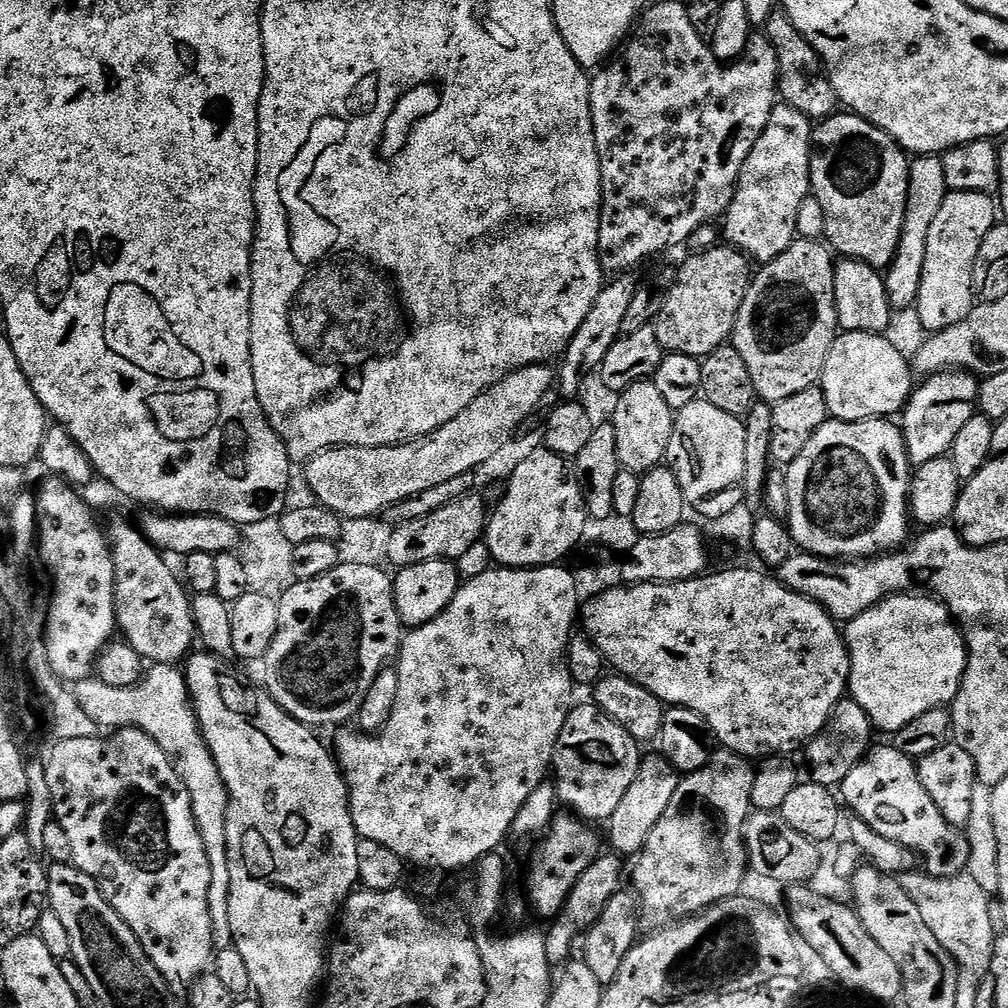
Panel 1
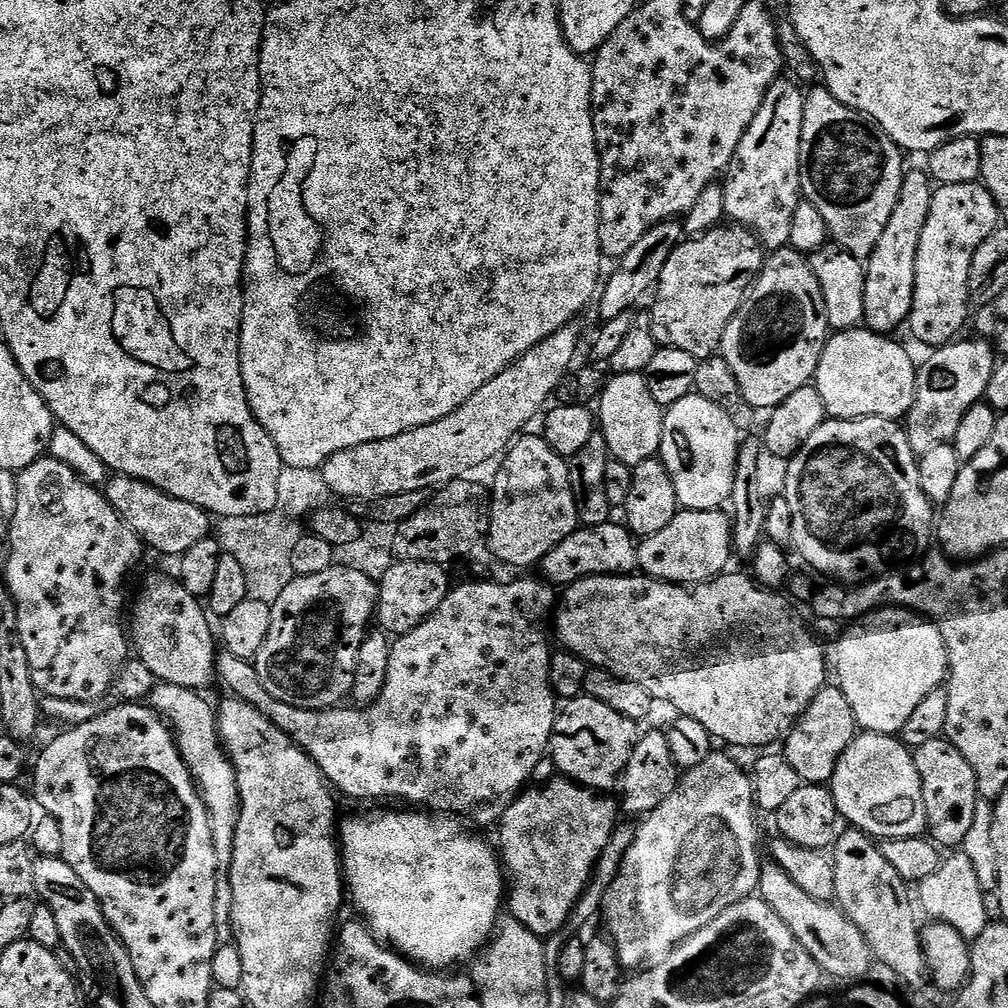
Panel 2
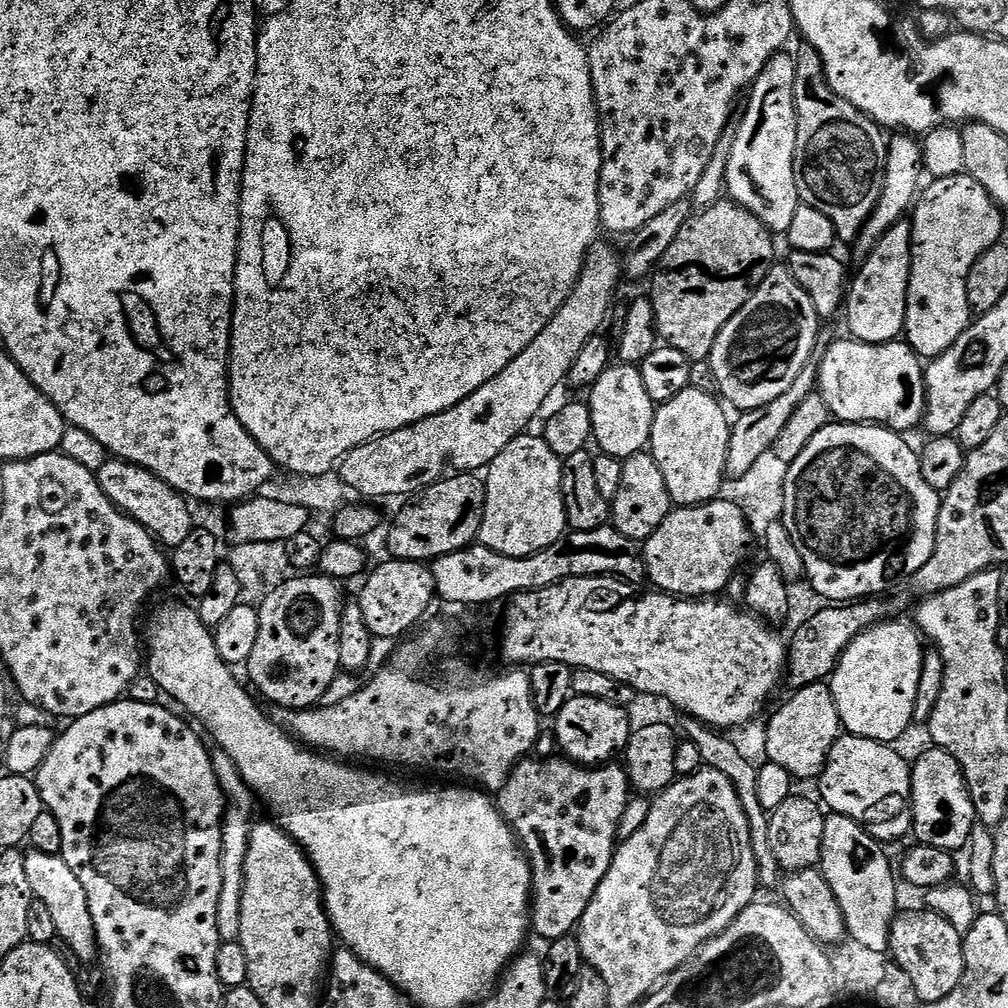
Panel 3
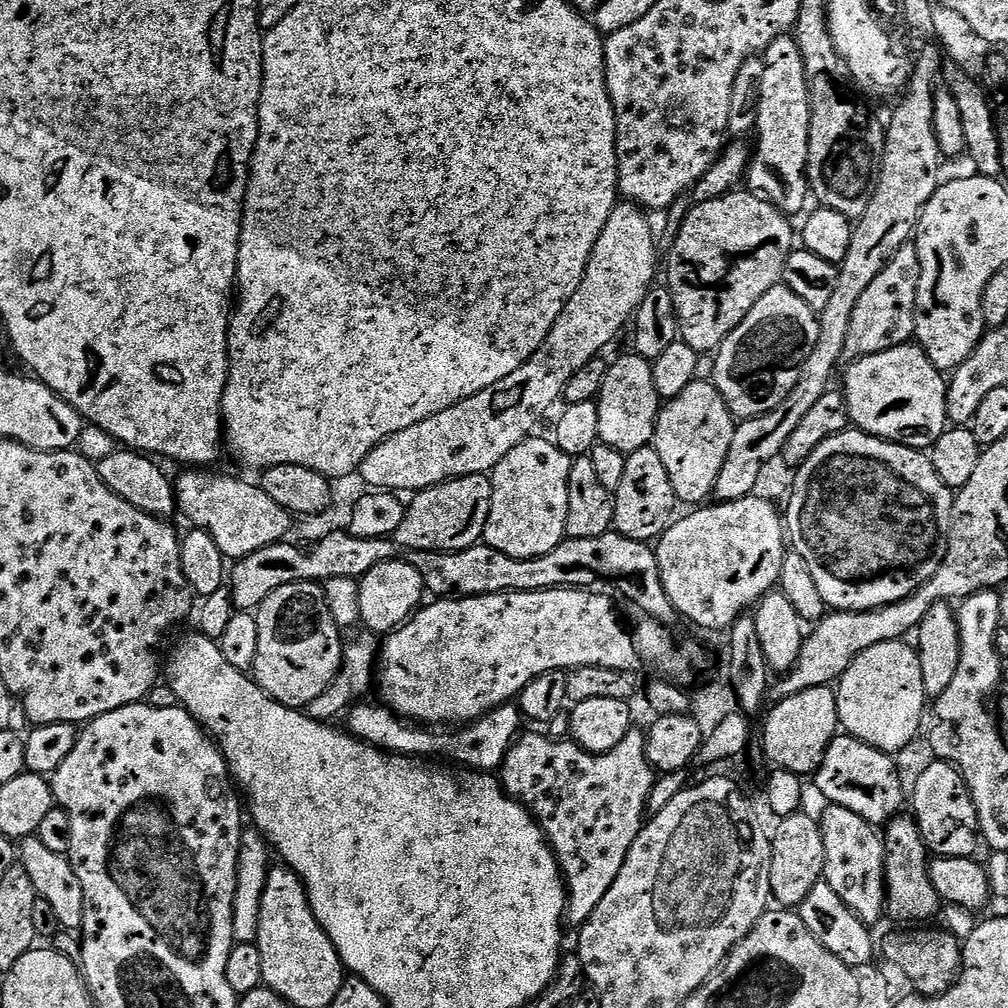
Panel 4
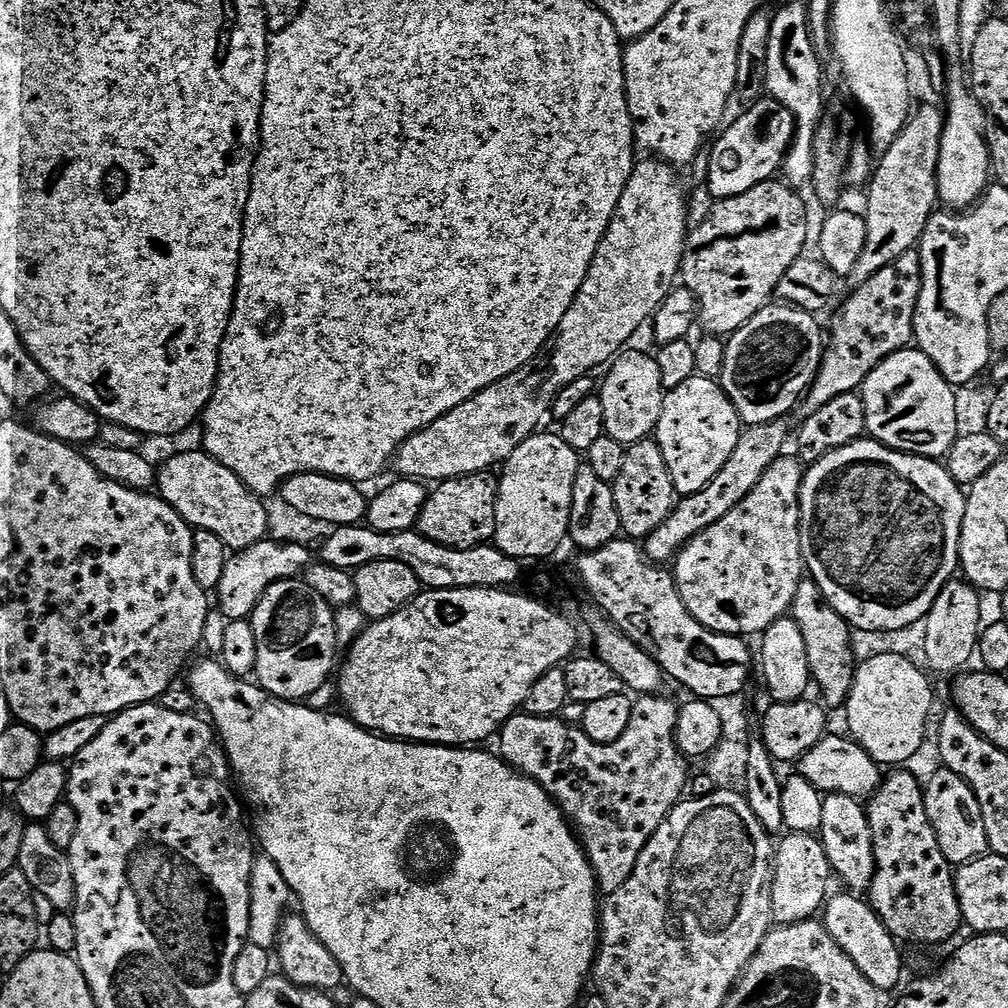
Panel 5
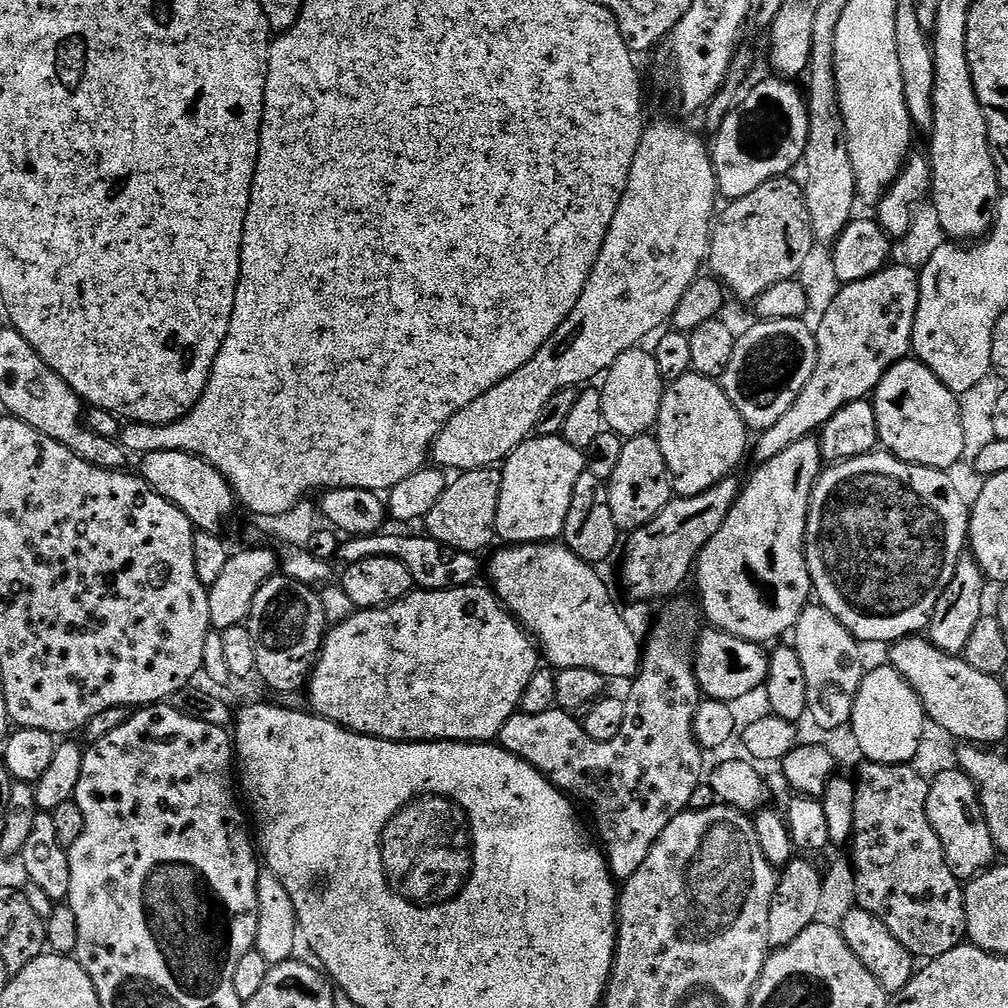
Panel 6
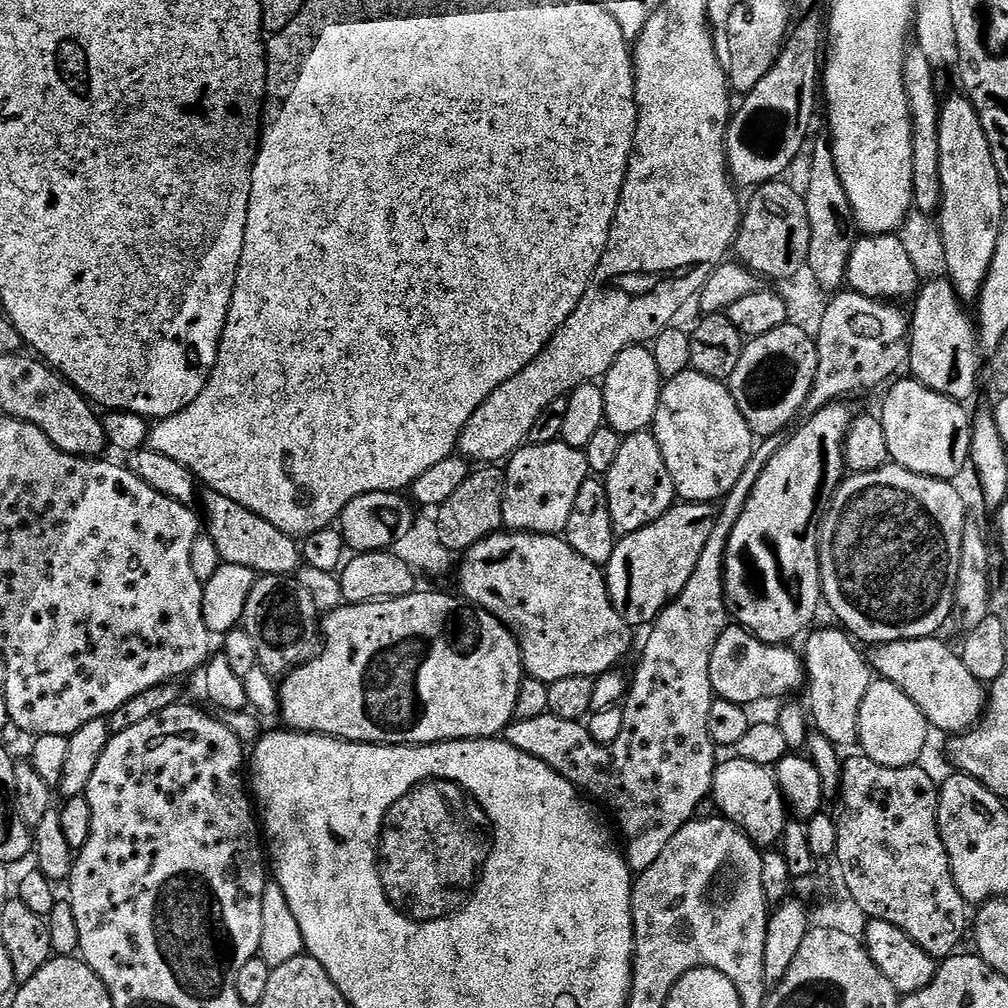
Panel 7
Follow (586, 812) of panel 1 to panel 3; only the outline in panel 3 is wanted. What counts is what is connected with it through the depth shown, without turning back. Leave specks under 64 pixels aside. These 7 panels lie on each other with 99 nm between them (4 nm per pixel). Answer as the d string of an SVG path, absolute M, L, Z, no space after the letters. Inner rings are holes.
M573 695L566 706L562 706L559 716L555 717L556 732L554 739L559 751L569 760L576 761L577 764L585 766L603 766L617 759L616 755L623 753L627 749L628 741L632 738L633 728L629 713L621 705L611 704L598 698L586 698L585 696Z

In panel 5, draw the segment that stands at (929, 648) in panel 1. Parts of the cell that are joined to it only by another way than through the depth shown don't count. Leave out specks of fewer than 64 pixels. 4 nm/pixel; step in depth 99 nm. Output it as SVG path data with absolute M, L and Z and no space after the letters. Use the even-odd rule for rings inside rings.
M879 654L879 656L870 658L869 660L863 661L855 669L855 676L853 678L853 684L851 690L849 690L846 711L848 710L848 728L847 731L850 733L851 739L855 740L856 743L862 745L866 750L866 754L870 754L870 758L874 758L877 764L881 766L904 766L907 760L912 760L920 752L920 747L924 744L924 735L928 732L928 715L932 712L932 684L928 681L929 673L925 671L923 667L914 665L908 661L906 657L900 657L898 654Z

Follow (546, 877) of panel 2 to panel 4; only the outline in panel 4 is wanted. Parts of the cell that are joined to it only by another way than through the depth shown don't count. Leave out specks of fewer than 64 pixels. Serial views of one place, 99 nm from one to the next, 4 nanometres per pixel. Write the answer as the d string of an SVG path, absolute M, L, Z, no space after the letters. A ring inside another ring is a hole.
M525 731L513 744L498 769L498 779L504 791L512 799L520 801L536 817L544 831L544 837L560 863L568 889L567 923L579 926L586 923L590 914L594 914L598 902L606 898L606 890L614 886L614 878L618 878L626 862L626 854L630 854L630 846L634 846L634 838L638 838L646 823L648 799L658 773L648 761L648 741L643 731L628 732L614 750L599 754L586 751L571 739L551 740L540 733L543 731L532 731L536 732Z

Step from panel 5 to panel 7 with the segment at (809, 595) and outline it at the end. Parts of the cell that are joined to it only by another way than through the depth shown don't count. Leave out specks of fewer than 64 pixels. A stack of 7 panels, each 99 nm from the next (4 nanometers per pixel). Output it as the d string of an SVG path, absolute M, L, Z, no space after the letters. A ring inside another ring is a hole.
M836 628L811 631L805 639L807 642L804 646L804 652L802 651L802 659L805 666L806 693L808 692L810 702L808 712L811 721L813 725L815 722L817 726L815 729L819 735L827 738L838 748L843 748L843 746L852 744L854 746L859 741L861 704L872 683L872 671L867 657L865 655L863 657L856 648L858 647L857 643L843 629Z

